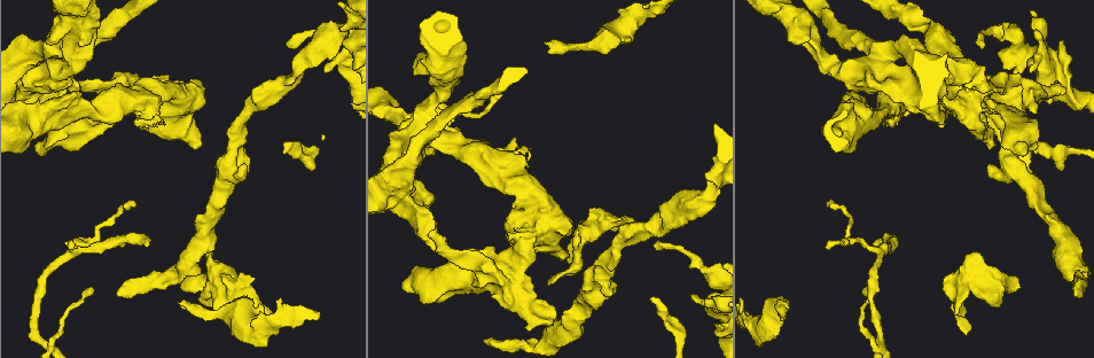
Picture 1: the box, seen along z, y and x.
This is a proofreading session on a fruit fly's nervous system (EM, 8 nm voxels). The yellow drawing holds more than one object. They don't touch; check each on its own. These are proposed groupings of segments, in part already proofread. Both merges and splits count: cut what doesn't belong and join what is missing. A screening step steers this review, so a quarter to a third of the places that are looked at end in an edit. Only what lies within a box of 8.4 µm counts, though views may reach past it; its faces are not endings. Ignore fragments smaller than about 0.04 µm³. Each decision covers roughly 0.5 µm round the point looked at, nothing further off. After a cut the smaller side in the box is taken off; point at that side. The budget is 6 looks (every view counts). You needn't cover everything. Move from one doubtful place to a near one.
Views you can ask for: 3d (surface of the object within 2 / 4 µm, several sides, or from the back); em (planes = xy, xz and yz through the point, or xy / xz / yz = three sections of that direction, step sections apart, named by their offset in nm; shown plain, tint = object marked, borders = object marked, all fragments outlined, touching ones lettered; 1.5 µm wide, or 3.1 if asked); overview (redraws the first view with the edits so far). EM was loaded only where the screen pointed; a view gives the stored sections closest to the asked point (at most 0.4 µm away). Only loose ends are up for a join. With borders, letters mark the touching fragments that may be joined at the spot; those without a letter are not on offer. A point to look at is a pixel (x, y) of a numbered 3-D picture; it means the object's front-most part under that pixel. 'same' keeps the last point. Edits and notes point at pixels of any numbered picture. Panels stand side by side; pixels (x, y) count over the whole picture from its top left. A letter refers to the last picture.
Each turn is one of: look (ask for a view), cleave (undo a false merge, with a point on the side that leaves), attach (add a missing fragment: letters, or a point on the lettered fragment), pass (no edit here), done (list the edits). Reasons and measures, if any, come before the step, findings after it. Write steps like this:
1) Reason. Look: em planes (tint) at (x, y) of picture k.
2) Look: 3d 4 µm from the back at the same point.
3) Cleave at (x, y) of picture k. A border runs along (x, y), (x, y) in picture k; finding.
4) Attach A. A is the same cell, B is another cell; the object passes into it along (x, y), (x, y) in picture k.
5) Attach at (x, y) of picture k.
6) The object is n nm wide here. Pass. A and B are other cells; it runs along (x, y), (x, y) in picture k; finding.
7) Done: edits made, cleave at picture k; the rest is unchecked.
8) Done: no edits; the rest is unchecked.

Look: 3d 2 µm at (287, 43) of picture 1.

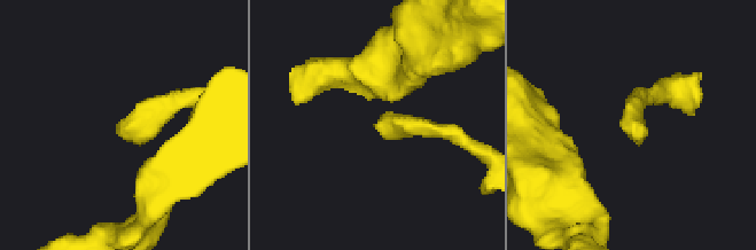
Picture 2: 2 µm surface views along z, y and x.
Need the tissue. Look: em xy step 4 (tint) at (634, 129) of picture 2.

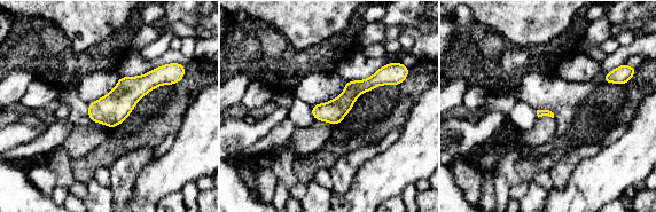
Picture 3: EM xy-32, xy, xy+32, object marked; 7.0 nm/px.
Cut it another way. Look: em planes (borders) at the same point.

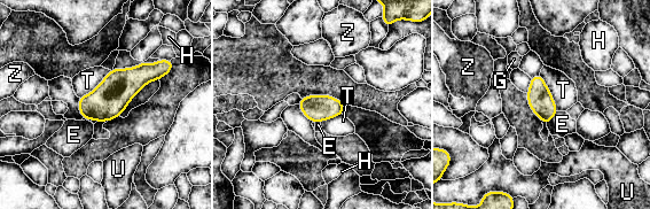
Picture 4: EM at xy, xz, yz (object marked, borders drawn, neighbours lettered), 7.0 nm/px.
Pass. E, G, H, T, U and Z are other cells; a border runs along (539, 75), (558, 110) in picture 4; no lettered fragment goes on from it.

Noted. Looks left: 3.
Closes a loop. Look: 3d 4 µm at (981, 132) of picture 1.

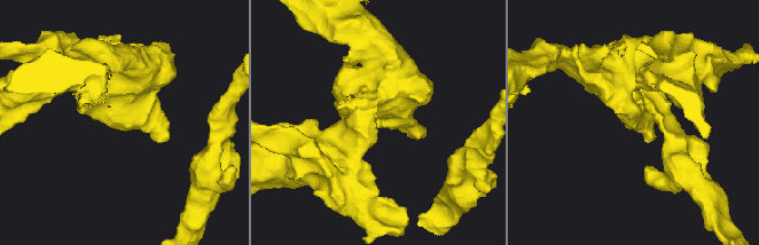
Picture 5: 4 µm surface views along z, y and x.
Look: em planes (tint) at (123, 123) of picture 5.

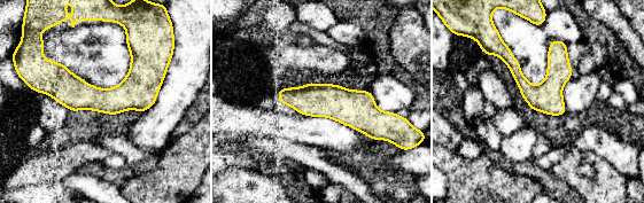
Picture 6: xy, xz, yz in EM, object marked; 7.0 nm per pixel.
Look: em planes (borders) at the same point.

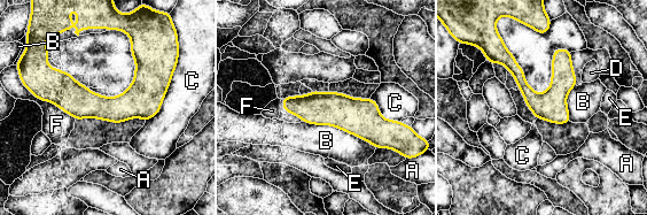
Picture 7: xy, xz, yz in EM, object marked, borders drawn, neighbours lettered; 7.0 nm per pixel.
Pass. A, B, C, D, E and F are other cells; a border runs along (303, 121), (332, 124), (375, 148) in picture 7; all the same cell.

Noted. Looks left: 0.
Done: no edits; the rest is unchecked.

